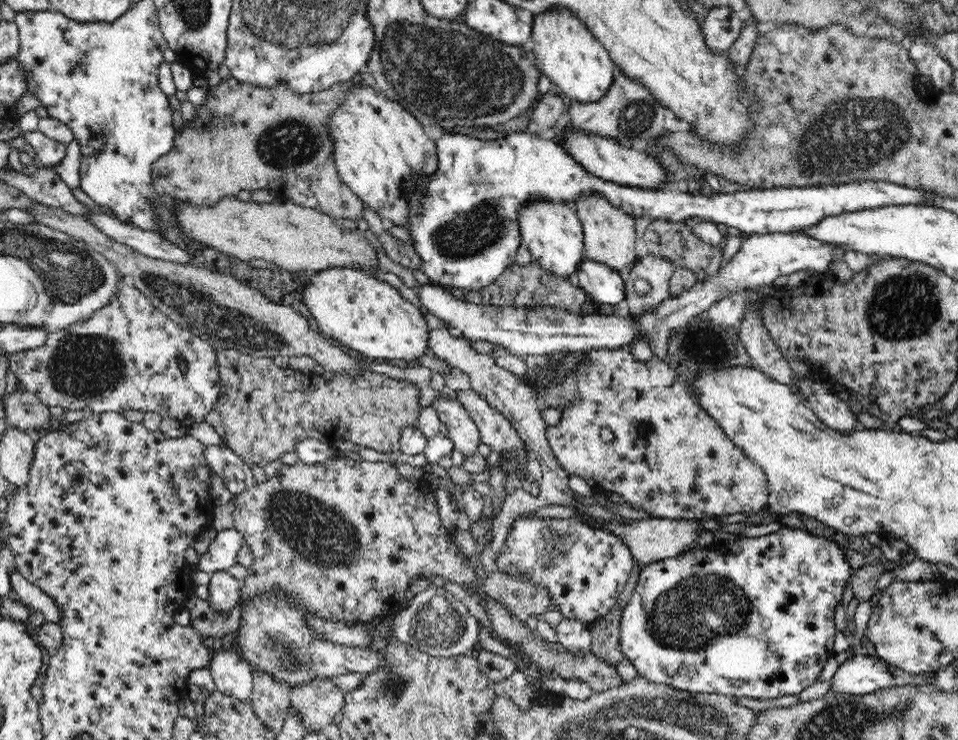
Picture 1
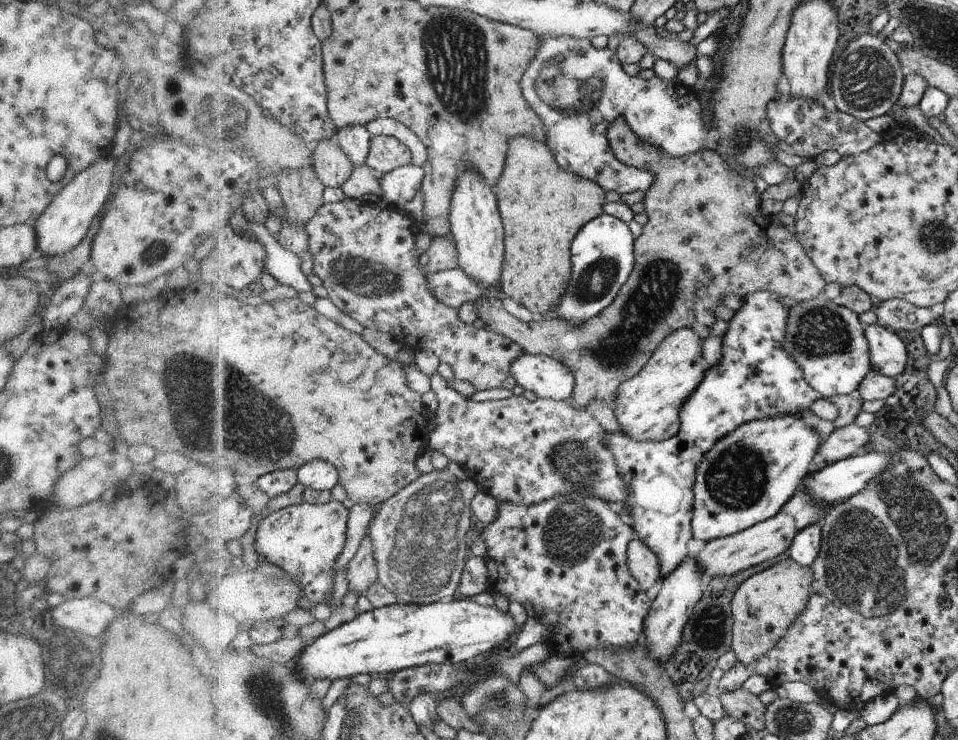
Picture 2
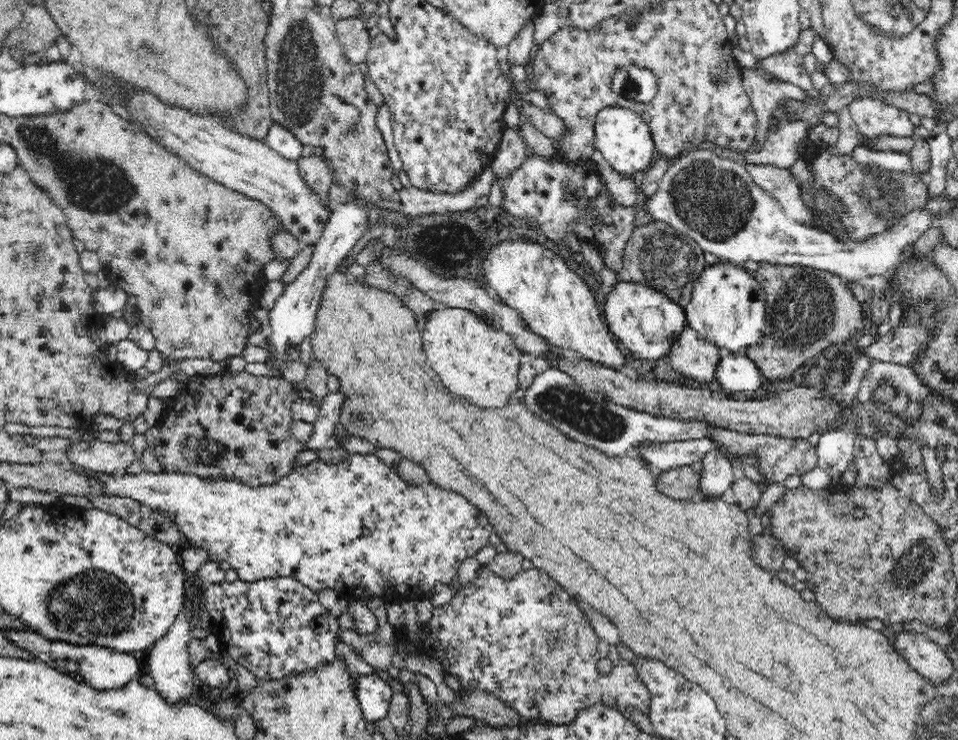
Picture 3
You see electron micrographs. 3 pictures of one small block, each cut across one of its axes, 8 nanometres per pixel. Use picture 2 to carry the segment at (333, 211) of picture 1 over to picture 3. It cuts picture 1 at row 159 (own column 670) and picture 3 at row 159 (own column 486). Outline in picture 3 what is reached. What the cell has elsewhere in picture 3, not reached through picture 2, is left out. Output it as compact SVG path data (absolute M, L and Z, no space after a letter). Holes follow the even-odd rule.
M314 154L307 157L300 157L298 162L298 170L300 177L304 179L304 184L320 197L321 204L326 205L328 210L332 210L333 201L329 196L332 182L332 168L326 161L326 158L316 156Z

